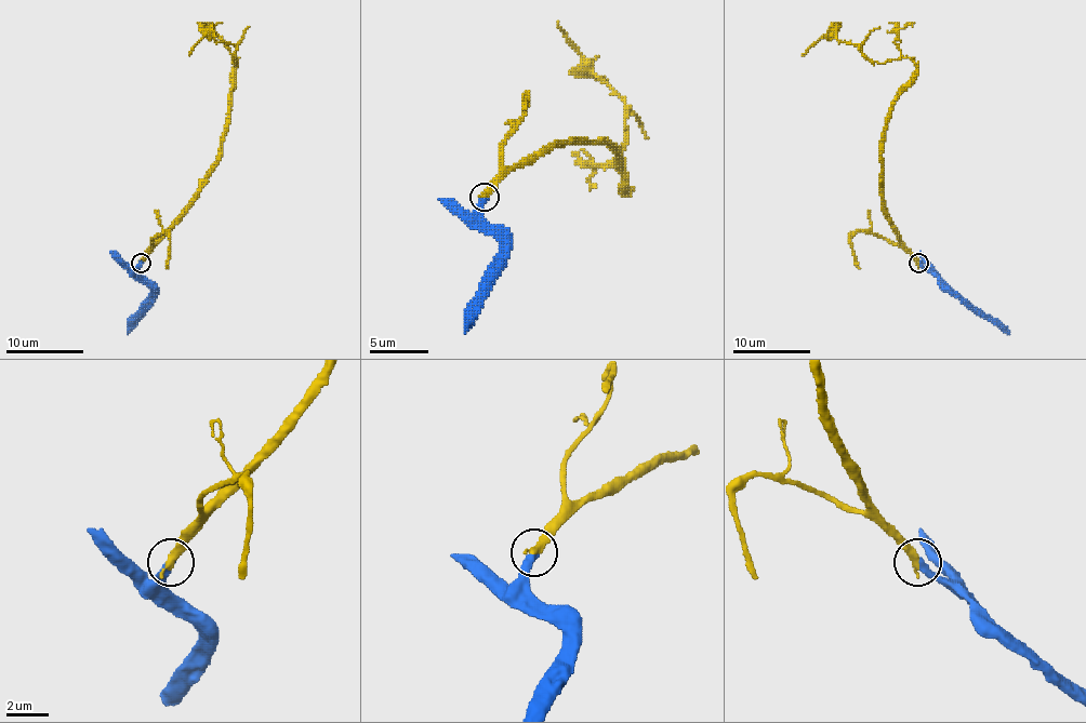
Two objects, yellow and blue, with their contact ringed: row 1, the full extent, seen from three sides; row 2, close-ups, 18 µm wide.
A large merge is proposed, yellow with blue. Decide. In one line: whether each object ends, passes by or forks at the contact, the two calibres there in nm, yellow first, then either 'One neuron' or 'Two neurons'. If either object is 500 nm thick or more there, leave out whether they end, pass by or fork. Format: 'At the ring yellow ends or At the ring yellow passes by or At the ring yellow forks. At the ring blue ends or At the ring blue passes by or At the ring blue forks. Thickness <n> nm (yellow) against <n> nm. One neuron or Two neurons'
At the ring yellow ends. At the ring blue ends. Thickness 440 nm (yellow) against 400 nm. One neuron

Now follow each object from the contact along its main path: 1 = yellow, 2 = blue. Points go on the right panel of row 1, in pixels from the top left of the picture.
1: (918, 263), (887, 216), (882, 160), (889, 108), (914, 64), (877, 64), (855, 44), (823, 36), (802, 55)
2: (919, 263), (1009, 334)

